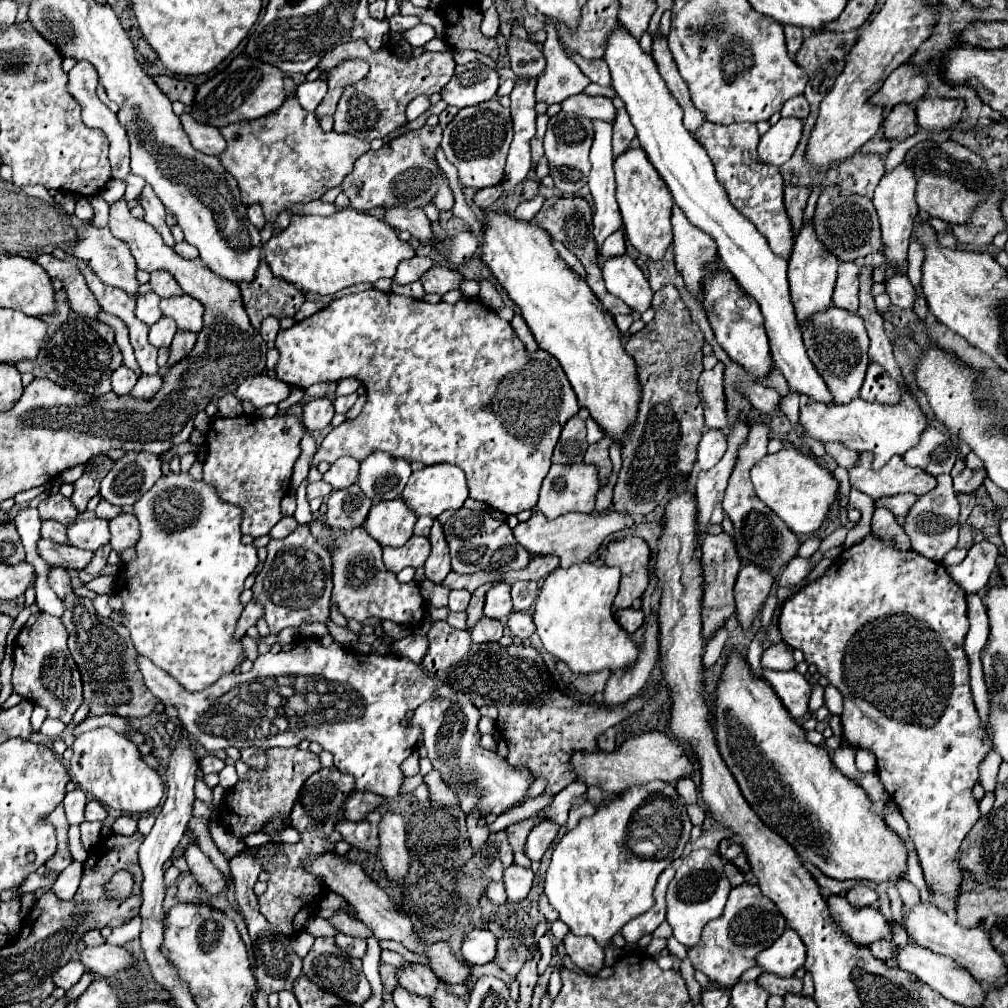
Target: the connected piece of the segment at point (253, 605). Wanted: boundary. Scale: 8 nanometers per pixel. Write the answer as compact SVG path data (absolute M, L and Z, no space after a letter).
M250 600L250 602L246 604L242 616L240 616L240 624L238 624L238 630L236 630L238 636L246 634L246 630L258 622L258 618L264 618L264 616L262 616L262 604L258 604L256 600Z

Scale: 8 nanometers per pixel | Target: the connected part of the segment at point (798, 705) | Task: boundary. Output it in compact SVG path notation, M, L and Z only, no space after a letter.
M762 668L756 676L772 686L772 690L776 692L776 696L780 698L780 702L786 706L788 714L794 720L802 718L808 712L808 700L810 700L812 688L800 672L796 670L774 672L774 670Z

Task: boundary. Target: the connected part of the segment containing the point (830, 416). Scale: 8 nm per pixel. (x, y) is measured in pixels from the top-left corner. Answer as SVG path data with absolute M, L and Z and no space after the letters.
M904 392L902 402L896 406L884 404L870 404L860 398L854 398L850 404L844 406L826 406L826 404L806 404L800 408L800 426L808 438L814 438L822 444L826 442L840 442L858 452L872 452L874 454L874 468L882 468L894 454L902 456L906 450L914 448L920 440L920 434L926 428L926 416L922 414L918 402Z

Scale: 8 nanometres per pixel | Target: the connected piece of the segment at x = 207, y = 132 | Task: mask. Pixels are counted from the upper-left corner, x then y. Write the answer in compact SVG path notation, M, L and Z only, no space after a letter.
M190 114L180 116L180 124L190 140L190 144L204 152L204 154L214 154L218 156L222 150L226 150L226 140L218 132L218 128L208 126L208 124L198 124Z

